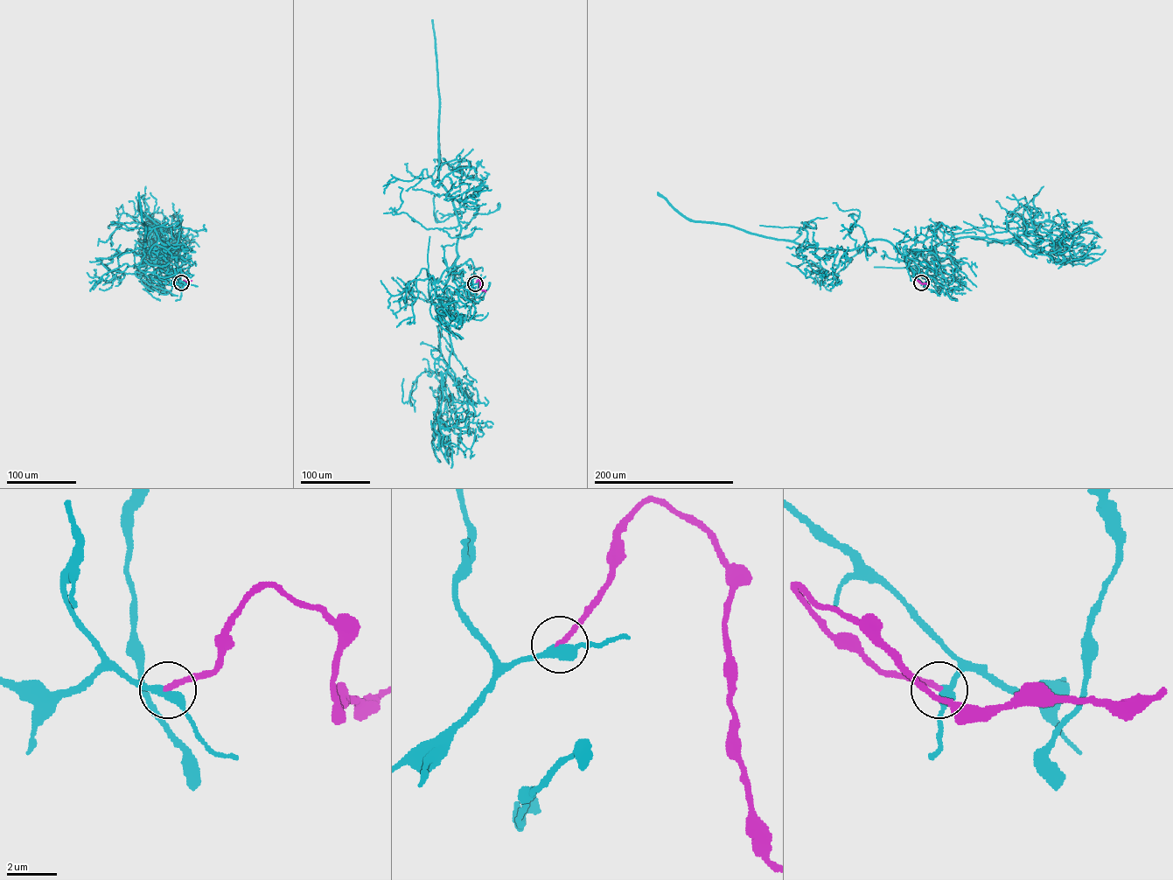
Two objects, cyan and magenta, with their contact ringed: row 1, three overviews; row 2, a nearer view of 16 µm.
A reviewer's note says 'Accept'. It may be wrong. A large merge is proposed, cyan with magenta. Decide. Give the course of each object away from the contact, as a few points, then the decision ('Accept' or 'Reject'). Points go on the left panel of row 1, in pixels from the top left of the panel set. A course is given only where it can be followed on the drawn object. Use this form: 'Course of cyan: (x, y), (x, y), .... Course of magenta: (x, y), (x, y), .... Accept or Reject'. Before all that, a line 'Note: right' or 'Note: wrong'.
Note: right
Course of cyan: (181, 282), (164, 277), (159, 272), (163, 240), (166, 240), (162, 250), (144, 247), (145, 227), (138, 192). Course of magenta: (181, 282), (192, 280). Accept

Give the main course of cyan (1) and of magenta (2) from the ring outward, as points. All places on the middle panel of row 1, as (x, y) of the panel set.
1: (475, 283), (466, 289), (458, 288), (453, 281), (460, 226), (450, 194), (438, 177), (439, 97), (432, 20)
2: (475, 283), (478, 280), (480, 289), (485, 291)

